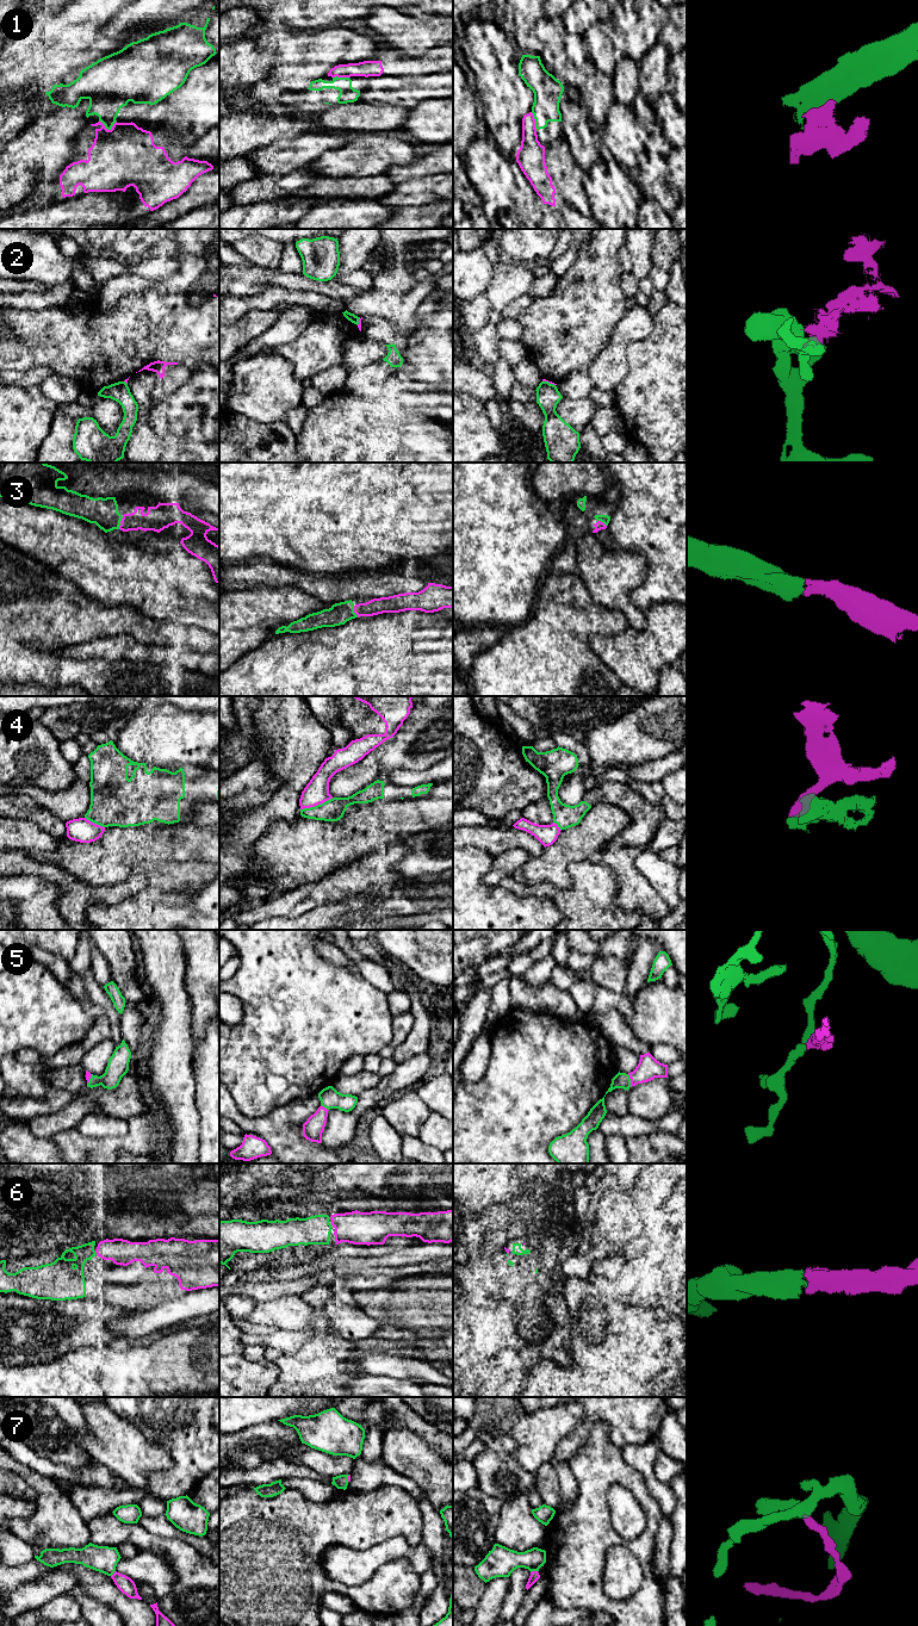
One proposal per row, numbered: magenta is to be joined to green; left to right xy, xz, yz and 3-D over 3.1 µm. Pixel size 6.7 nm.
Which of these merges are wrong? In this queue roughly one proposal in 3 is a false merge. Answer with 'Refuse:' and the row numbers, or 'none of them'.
Refuse: 1, 2, 4

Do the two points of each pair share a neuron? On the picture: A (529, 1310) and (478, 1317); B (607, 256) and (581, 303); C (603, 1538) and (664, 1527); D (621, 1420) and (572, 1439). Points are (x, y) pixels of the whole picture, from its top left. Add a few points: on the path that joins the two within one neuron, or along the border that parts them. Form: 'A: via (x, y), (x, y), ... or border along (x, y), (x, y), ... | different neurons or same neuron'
A: via (516, 1322), (504, 1334), (495, 1334), (491, 1330) | same neuron
B: via (597, 268), (590, 291) | same neuron
C: border along (663, 1516), (656, 1533), (653, 1556) | different neurons
D: via (609, 1416), (596, 1416), (584, 1428) | same neuron

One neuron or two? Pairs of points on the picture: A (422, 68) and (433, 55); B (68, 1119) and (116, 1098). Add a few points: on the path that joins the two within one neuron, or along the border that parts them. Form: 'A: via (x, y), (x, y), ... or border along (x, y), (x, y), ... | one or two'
A: via (426, 64), (432, 59) | one
B: via (80, 1108), (91, 1099), (104, 1099) | one

